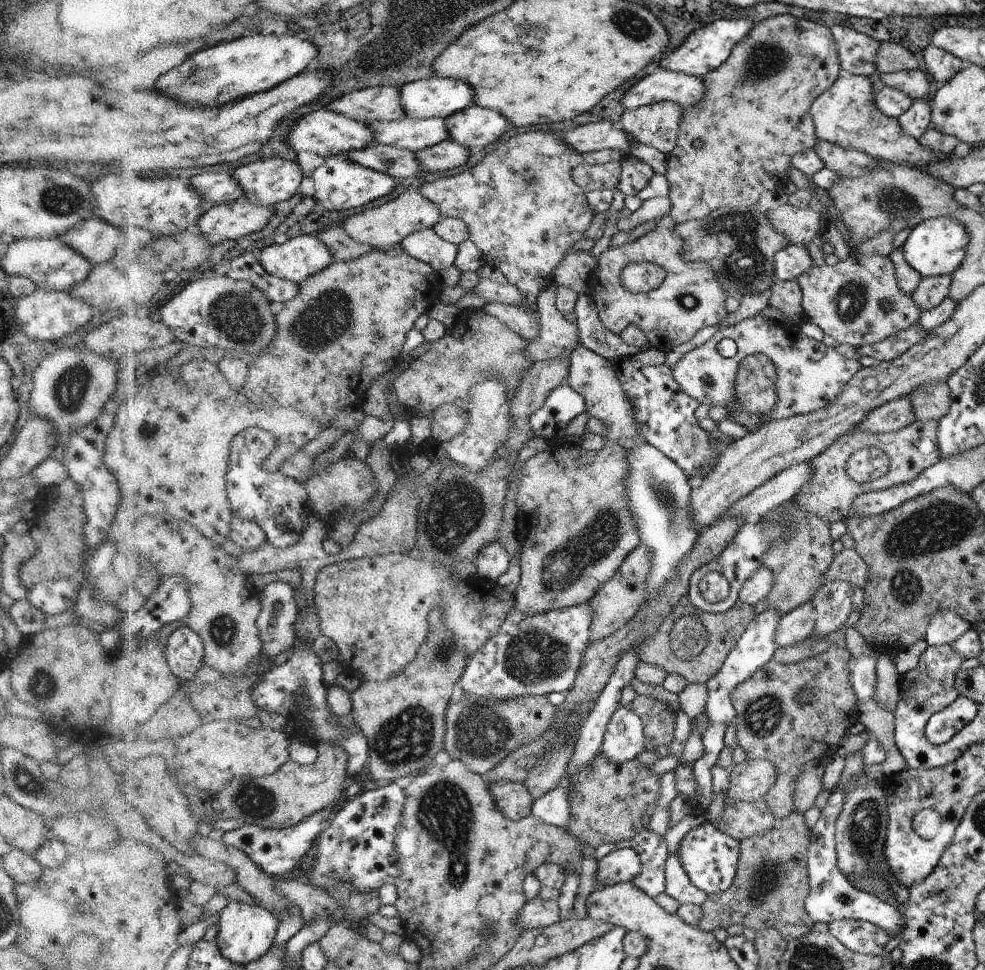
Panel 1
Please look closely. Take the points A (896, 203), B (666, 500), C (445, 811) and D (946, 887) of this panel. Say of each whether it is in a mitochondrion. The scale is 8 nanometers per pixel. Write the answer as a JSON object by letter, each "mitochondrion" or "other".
{"A":"mitochondrion","B":"mitochondrion","C":"mitochondrion","D":"other"}

